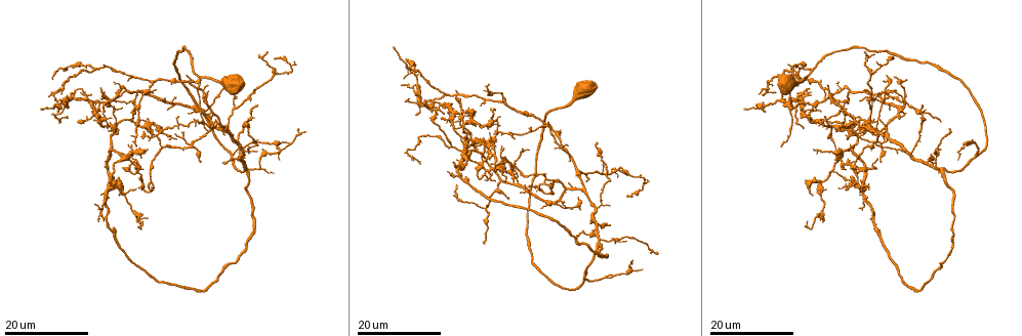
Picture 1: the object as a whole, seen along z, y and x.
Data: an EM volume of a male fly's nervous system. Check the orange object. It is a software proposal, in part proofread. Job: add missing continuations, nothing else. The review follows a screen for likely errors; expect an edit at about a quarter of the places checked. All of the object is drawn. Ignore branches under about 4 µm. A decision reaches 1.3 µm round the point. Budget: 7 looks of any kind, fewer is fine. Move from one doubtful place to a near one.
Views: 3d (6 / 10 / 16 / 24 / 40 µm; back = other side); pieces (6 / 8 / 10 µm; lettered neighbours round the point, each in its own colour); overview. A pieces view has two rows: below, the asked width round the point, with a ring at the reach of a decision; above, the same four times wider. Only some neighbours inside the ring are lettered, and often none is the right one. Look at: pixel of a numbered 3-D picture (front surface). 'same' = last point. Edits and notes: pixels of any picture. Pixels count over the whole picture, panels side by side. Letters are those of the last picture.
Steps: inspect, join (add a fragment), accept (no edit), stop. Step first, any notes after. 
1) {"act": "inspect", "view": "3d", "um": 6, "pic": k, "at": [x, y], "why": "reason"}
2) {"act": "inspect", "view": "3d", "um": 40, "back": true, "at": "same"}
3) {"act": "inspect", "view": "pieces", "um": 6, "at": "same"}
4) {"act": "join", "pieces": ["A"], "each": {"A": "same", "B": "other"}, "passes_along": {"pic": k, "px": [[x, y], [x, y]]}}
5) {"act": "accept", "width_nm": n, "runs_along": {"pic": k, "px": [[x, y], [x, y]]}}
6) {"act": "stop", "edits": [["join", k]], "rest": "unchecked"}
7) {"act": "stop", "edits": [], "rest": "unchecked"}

{"act": "inspect", "view": "3d", "um": 16, "pic": 1, "at": [55, 95], "why": "tapers out"}

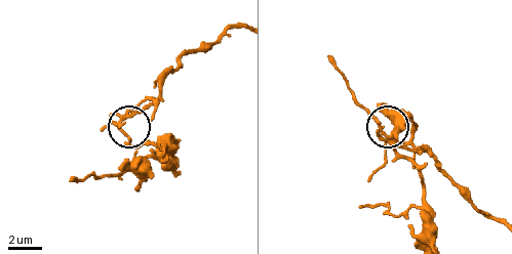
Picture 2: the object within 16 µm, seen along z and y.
{"act": "inspect", "view": "3d", "um": 10, "pic": 2, "at": [118, 124]}

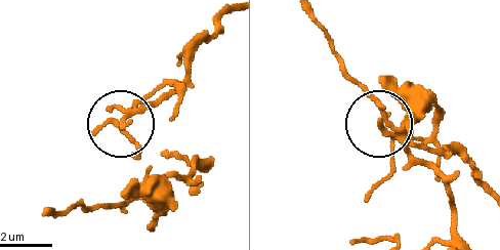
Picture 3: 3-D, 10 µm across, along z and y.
{"act": "inspect", "view": "pieces", "um": 10, "pic": 3, "at": [123, 124], "why": "see the neighbours"}

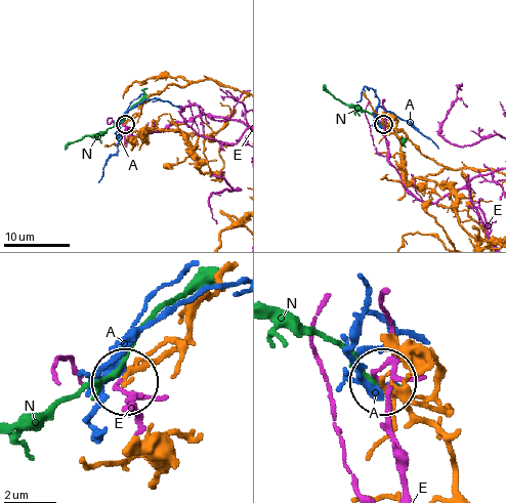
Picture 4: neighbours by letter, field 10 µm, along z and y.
{"act": "accept", "width_nm": 160, "each": {"A": "other", "E": "other", "N": "other"}, "runs_along": {"pic": 4, "px": [[216, 82], [200, 79], [170, 84], [151, 95], [125, 123]]}, "found": "no lettered fragment goes on from it"}

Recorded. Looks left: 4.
{"act": "inspect", "view": "3d", "um": 16, "pic": 1, "at": [803, 127]}

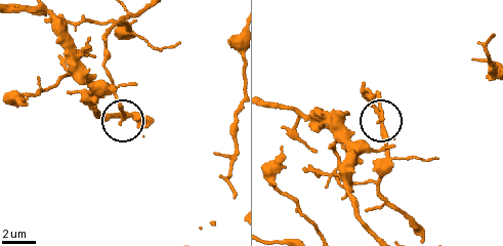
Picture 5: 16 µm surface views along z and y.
{"act": "inspect", "view": "pieces", "um": 6, "pic": 5, "at": [377, 120]}

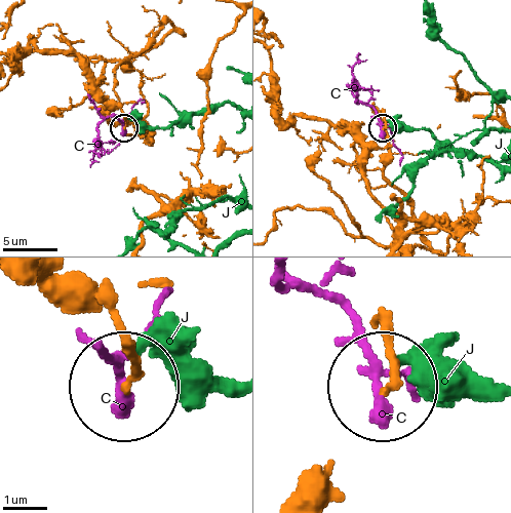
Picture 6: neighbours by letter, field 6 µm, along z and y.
{"act": "accept", "each": {"C": "other", "J": "other"}, "runs_along": {"pic": 6, "px": [[386, 331], [382, 383]]}, "found": "no lettered fragment goes on from it"}

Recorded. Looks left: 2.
{"act": "inspect", "view": "3d", "um": 16, "pic": 1, "at": [392, 47], "why": "an open end"}

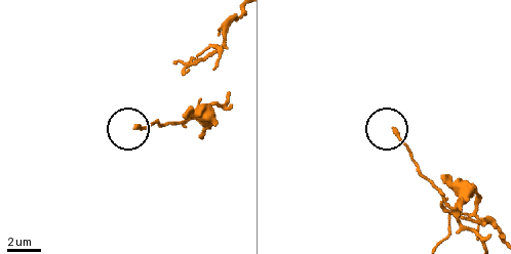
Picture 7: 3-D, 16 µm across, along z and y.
{"act": "inspect", "view": "pieces", "um": 6, "pic": 7, "at": [394, 129]}

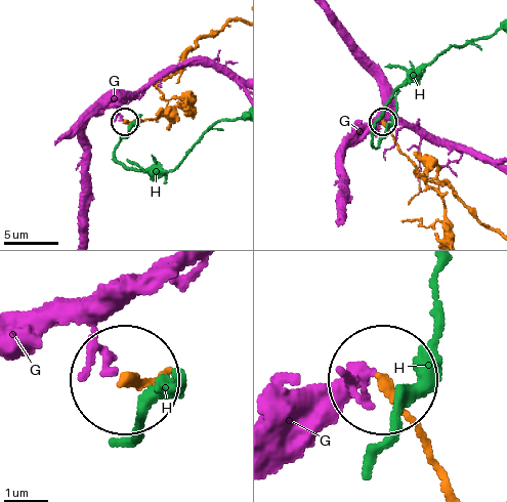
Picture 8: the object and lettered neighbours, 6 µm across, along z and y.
{"act": "accept", "each": {"G": "other", "H": "other"}, "runs_along": {"pic": 8, "px": [[451, 487], [381, 380]]}, "found": "no lettered fragment goes on from it"}

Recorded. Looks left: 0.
{"act": "stop", "edits": [], "rest": "unchecked"}

